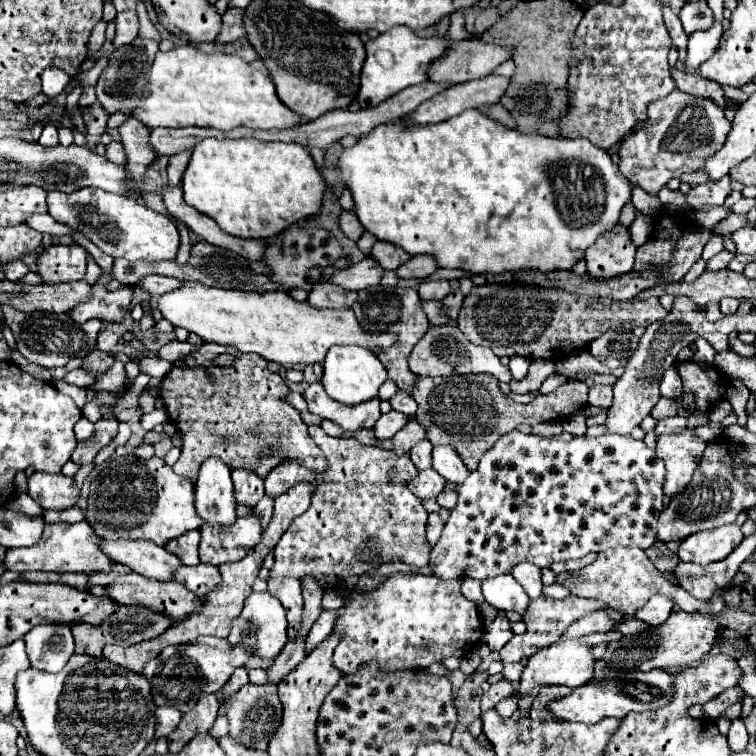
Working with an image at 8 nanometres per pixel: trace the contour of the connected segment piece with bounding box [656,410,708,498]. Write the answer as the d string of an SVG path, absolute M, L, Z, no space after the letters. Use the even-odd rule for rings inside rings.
M696 410L690 414L688 428L682 434L664 434L658 438L656 454L666 464L664 494L668 498L674 498L690 484L692 474L702 460L706 442L692 434L694 426L700 422L708 422L708 414L698 414Z

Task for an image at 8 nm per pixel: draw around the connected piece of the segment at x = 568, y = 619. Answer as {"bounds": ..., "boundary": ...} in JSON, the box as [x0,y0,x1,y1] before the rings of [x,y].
{"bounds":[500,596,624,662],"boundary":[[[540,596],[540,598],[532,600],[530,606],[528,606],[528,610],[526,610],[526,614],[522,616],[524,624],[528,626],[528,632],[526,632],[524,636],[516,636],[516,634],[512,636],[512,640],[500,650],[502,662],[520,662],[522,658],[530,658],[530,656],[536,654],[538,650],[542,650],[542,648],[546,648],[546,646],[558,642],[558,638],[562,636],[562,632],[564,632],[574,620],[578,620],[578,618],[590,614],[590,612],[596,612],[596,610],[604,610],[604,612],[610,616],[610,620],[614,620],[614,622],[620,622],[620,620],[624,618],[622,612],[610,608],[608,604],[604,604],[604,602],[600,602],[600,600],[580,598],[580,596],[568,596],[568,598],[564,598],[564,600],[552,600],[552,598]]]}

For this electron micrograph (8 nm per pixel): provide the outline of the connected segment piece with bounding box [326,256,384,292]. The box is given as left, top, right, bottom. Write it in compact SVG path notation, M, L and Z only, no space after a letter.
M364 258L348 268L342 268L342 270L334 270L330 274L330 278L326 282L330 284L338 284L346 290L364 290L364 288L370 288L370 286L376 286L380 284L382 280L382 266L378 266L378 262L374 262L374 258Z

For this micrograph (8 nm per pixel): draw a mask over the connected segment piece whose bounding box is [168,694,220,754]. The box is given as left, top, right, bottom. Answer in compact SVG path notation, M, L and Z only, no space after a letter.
M214 694L204 696L190 712L182 714L180 724L176 726L176 730L168 736L168 748L172 754L178 754L196 734L208 732L216 720L218 714L218 698Z

